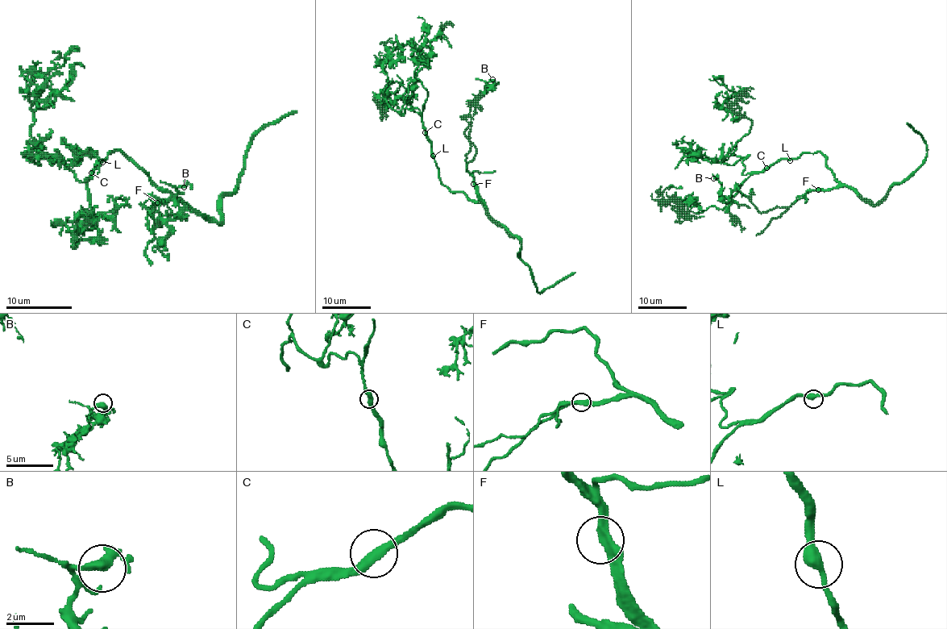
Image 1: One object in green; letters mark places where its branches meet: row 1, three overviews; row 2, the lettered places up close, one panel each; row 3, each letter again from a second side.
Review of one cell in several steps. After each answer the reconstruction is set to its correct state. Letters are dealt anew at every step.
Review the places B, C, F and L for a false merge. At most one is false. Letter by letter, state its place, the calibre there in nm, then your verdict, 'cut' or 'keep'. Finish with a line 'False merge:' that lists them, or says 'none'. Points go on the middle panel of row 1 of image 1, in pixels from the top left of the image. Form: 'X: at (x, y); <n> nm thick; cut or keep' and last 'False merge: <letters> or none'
B: at (492, 79); 360 nm thick; keep
C: at (425, 132); 360 nm thick; keep
F: at (473, 184); 360 nm thick; keep
L: at (433, 156); 400 nm thick; keep
False merge: none

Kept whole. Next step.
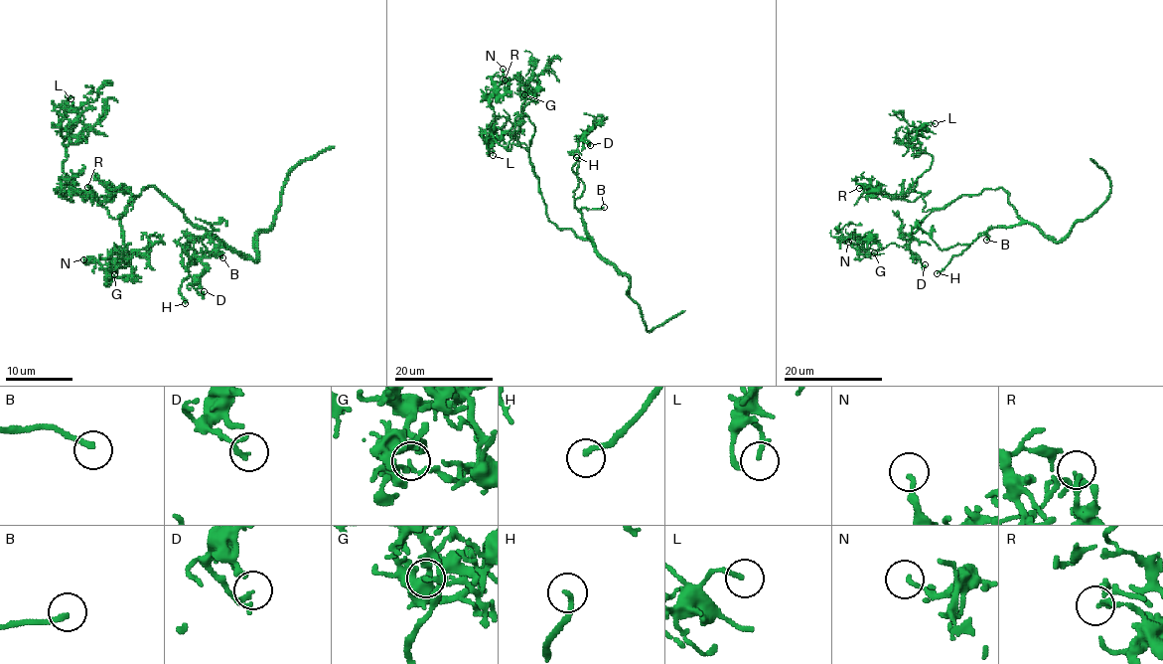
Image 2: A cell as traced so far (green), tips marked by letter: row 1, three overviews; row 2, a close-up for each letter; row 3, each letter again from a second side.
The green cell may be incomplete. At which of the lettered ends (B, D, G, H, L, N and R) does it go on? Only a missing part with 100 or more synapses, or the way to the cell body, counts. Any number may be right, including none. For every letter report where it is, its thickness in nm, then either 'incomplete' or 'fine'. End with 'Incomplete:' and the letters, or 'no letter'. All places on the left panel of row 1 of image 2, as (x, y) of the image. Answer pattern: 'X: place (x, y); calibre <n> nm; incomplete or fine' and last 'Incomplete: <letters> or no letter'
B: place (222, 257); calibre 200 nm; incomplete
D: place (204, 291); calibre 140 nm; fine
G: place (114, 274); calibre 140 nm; fine
H: place (185, 303); calibre 180 nm; incomplete
L: place (71, 98); calibre 170 nm; fine
N: place (83, 259); calibre 160 nm; fine
R: place (87, 187); calibre 220 nm; fine
Incomplete: B, H

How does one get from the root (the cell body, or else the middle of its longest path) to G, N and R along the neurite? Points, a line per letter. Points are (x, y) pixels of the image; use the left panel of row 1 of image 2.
G: (146, 189), (121, 214), (127, 262), (110, 262), (117, 271), (114, 264), (126, 257), (131, 274), (114, 274)
N: (146, 189), (121, 214), (127, 262), (124, 266), (110, 262), (114, 271), (83, 259)
R: (146, 189), (115, 219), (93, 197), (71, 190), (67, 199), (87, 187)

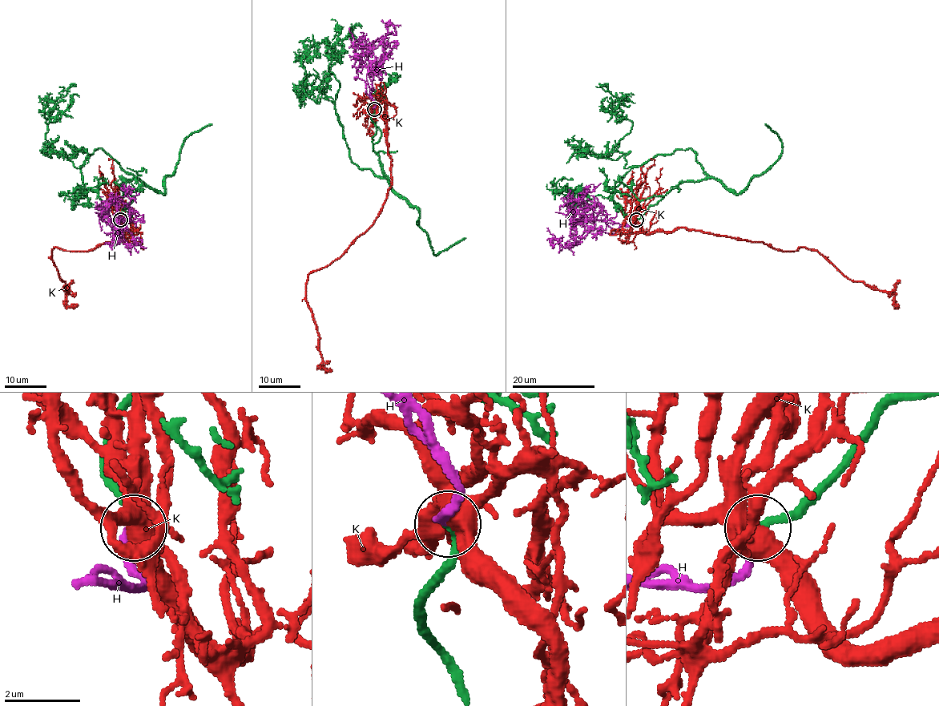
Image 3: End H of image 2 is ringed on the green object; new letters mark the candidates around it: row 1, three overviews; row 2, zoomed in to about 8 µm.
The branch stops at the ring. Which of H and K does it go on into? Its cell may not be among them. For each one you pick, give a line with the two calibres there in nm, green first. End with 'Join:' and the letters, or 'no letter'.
H: 180/200 nm
Join: H

